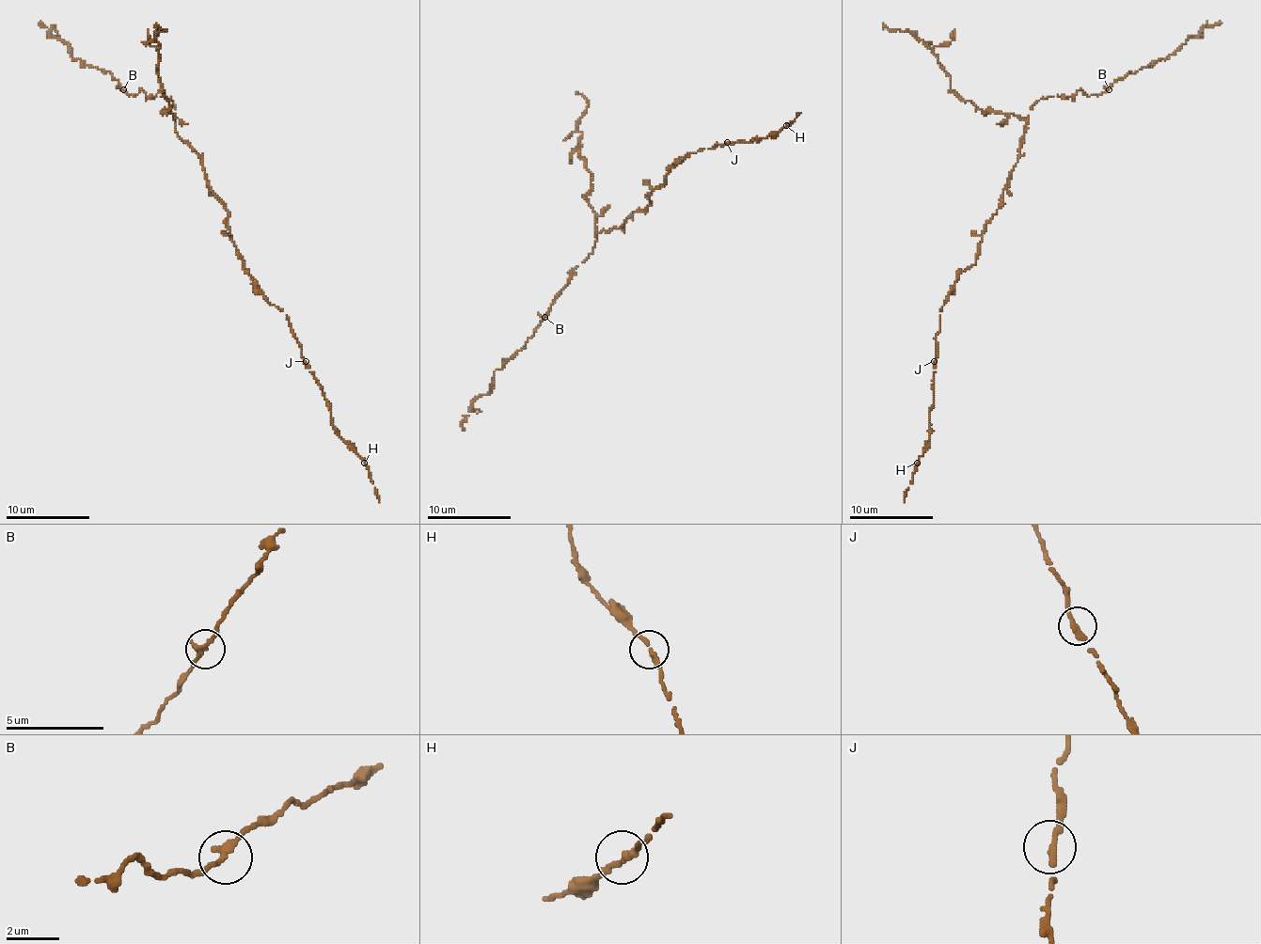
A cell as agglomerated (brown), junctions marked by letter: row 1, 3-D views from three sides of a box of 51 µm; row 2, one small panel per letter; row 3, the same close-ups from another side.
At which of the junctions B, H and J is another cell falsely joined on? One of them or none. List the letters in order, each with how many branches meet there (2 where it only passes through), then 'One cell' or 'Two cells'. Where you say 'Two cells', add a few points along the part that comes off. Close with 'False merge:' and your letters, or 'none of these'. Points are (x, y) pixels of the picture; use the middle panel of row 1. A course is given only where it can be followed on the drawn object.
B: Branches: 2. One cell
H: Branches: 2. One cell
J: Branches: 2. One cell
False merge: none of these

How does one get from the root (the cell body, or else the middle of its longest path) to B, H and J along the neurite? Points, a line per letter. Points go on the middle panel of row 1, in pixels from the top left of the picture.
B: (638, 212), (622, 227), (601, 230), (594, 237), (592, 251), (574, 271), (544, 317)
H: (638, 212), (650, 205), (650, 195), (664, 184), (666, 174), (691, 152), (717, 144), (767, 138), (786, 125)
J: (638, 212), (650, 205), (650, 195), (664, 184), (666, 174), (691, 152), (727, 142)

